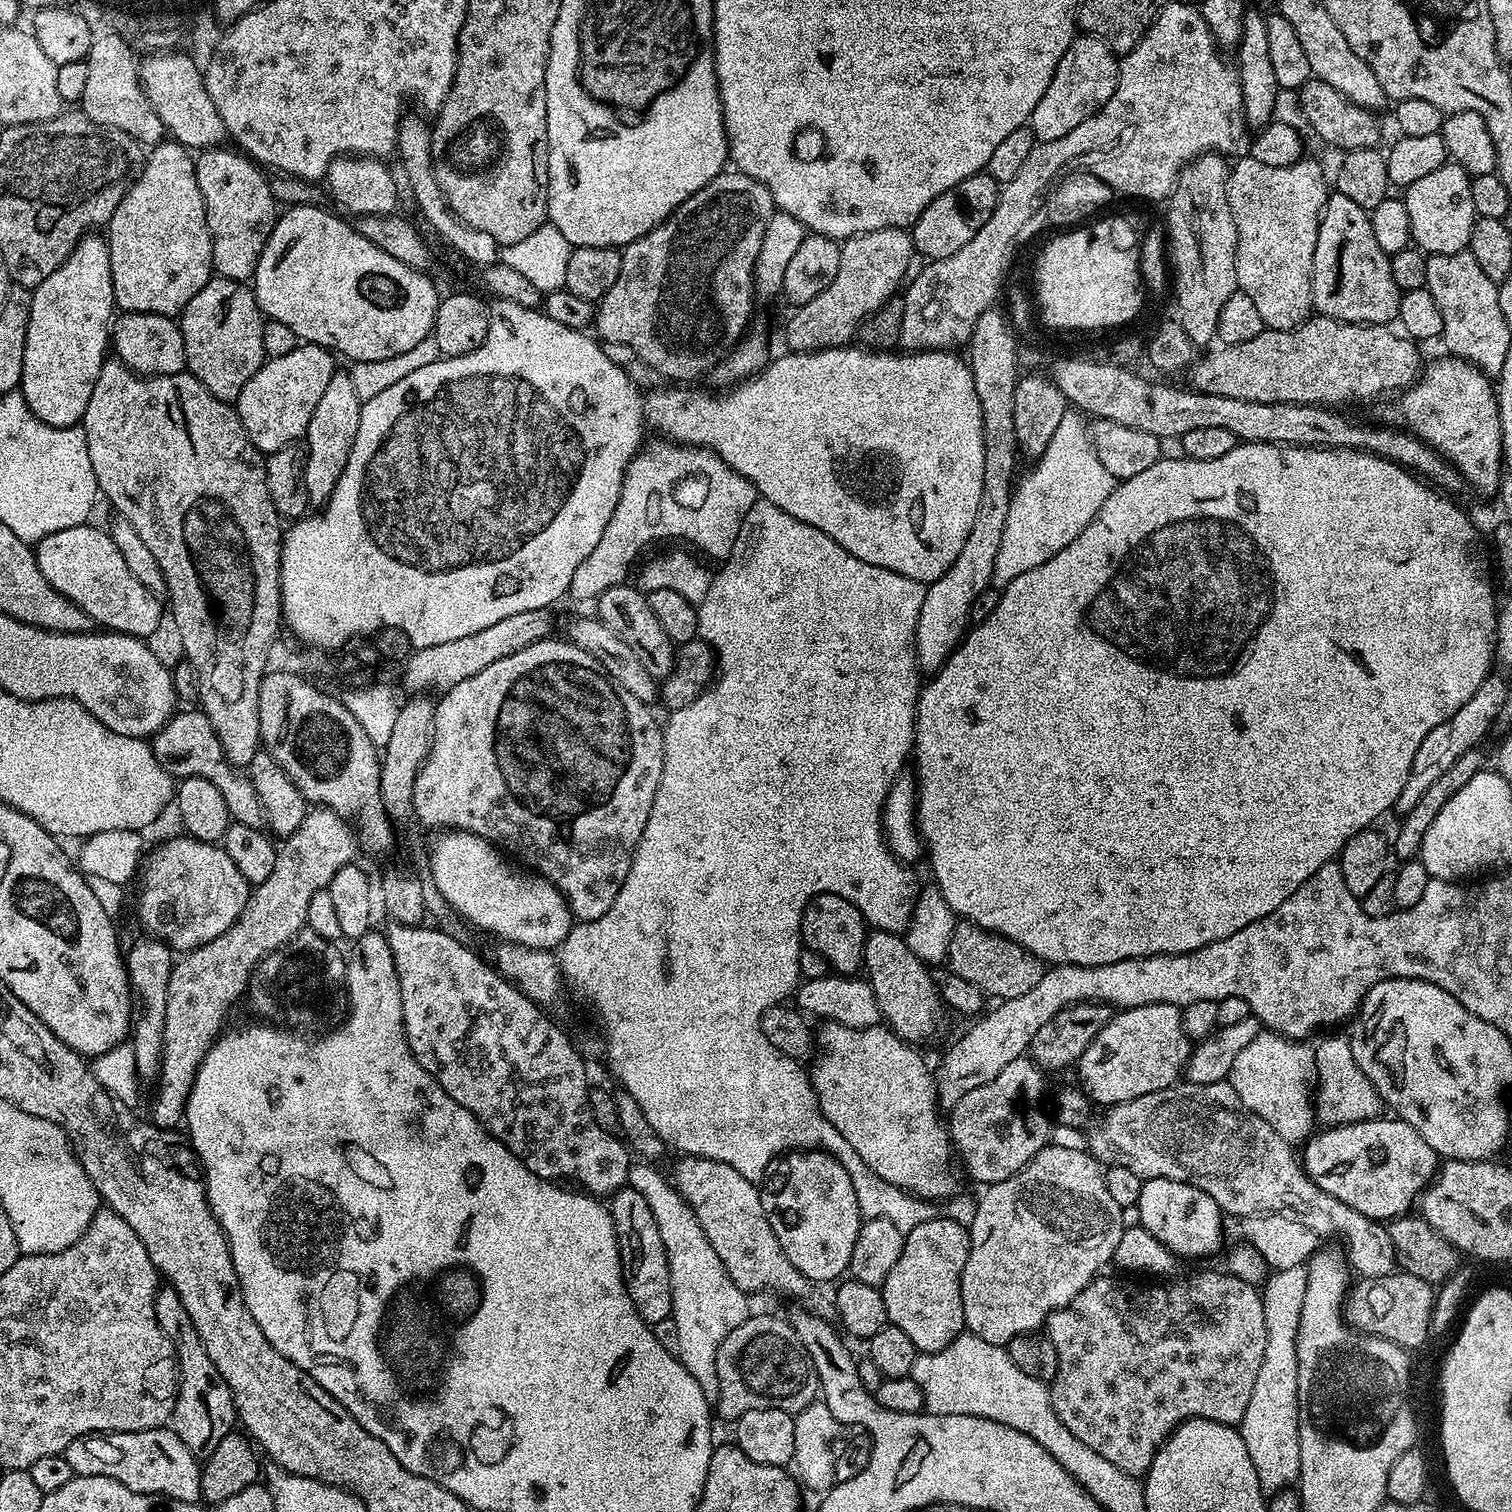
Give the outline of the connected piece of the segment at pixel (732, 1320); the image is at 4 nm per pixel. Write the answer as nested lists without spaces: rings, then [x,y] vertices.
[[[628,1176],[628,1184],[634,1190],[638,1190],[638,1194],[642,1194],[642,1198],[646,1198],[646,1203],[650,1206],[650,1214],[654,1216],[654,1222],[658,1224],[658,1234],[662,1236],[662,1246],[666,1250],[666,1258],[670,1262],[670,1282],[672,1283],[670,1320],[671,1323],[676,1323],[676,1344],[680,1347],[678,1359],[682,1366],[686,1366],[688,1373],[696,1379],[698,1386],[702,1386],[702,1394],[706,1394],[708,1401],[715,1402],[720,1393],[716,1377],[718,1350],[722,1346],[726,1334],[730,1334],[730,1330],[738,1330],[738,1326],[742,1326],[742,1322],[748,1320],[750,1315],[749,1297],[738,1286],[734,1286],[734,1282],[728,1277],[722,1266],[722,1258],[718,1258],[718,1254],[714,1254],[710,1242],[700,1240],[700,1233],[703,1232],[702,1226],[698,1221],[692,1224],[692,1219],[696,1215],[693,1213],[688,1216],[690,1206],[686,1201],[680,1204],[682,1197],[679,1192],[674,1196],[672,1193],[676,1191],[675,1188],[668,1192],[672,1184],[669,1184],[667,1188],[648,1188],[648,1176]]]

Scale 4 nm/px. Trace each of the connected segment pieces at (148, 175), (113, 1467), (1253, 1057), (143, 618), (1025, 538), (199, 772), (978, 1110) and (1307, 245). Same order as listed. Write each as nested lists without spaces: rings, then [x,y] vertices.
[[[161,142],[147,153],[144,169],[128,187],[118,210],[106,225],[110,250],[110,274],[114,278],[116,308],[121,313],[149,312],[159,316],[179,317],[186,302],[212,279],[212,235],[206,222],[202,190],[198,190],[196,162],[193,153],[184,145]]]
[[[171,1427],[141,1432],[102,1432],[79,1436],[62,1453],[78,1476],[109,1476],[122,1486],[147,1496],[197,1503],[201,1499],[201,1461]]]
[[[1270,1030],[1261,1031],[1253,1042],[1234,1060],[1228,1082],[1250,1111],[1258,1114],[1274,1127],[1283,1141],[1293,1146],[1303,1143],[1315,1129],[1315,1089],[1317,1084],[1317,1058],[1315,1047],[1305,1041],[1294,1041]]]
[[[91,523],[79,524],[66,530],[58,530],[46,538],[35,541],[34,551],[42,578],[66,598],[70,598],[101,629],[130,636],[149,638],[160,628],[166,608],[161,597],[156,596],[126,566],[118,546],[111,535]]]
[[[1070,410],[1065,414],[1054,438],[1050,438],[1050,446],[1046,446],[1040,459],[1031,465],[1032,469],[1015,481],[1010,514],[1006,514],[1006,530],[1002,530],[1002,546],[998,546],[998,558],[994,561],[991,587],[1002,590],[1014,582],[1018,574],[1026,574],[1026,570],[1050,562],[1058,550],[1066,550],[1066,546],[1090,526],[1098,510],[1102,510],[1102,502],[1110,498],[1114,487],[1112,475],[1102,466],[1084,421],[1079,411]]]
[[[177,711],[164,727],[151,737],[152,753],[156,755],[158,762],[173,778],[206,778],[214,786],[218,786],[218,790],[222,790],[222,798],[226,798],[226,810],[235,823],[263,829],[266,824],[264,807],[258,798],[258,790],[254,788],[251,775],[244,773],[243,776],[240,773],[243,771],[226,758],[222,742],[218,742],[218,734],[214,734],[214,726],[210,726],[210,718],[206,718],[204,711],[184,711],[188,712]]]
[[[1025,1054],[1014,1058],[998,1074],[998,1078],[990,1078],[986,1086],[978,1086],[978,1090],[970,1090],[958,1098],[958,1102],[950,1110],[952,1120],[947,1121],[950,1139],[955,1155],[964,1163],[968,1176],[977,1180],[980,1186],[997,1184],[1022,1170],[1038,1154],[1050,1140],[1050,1116],[1044,1113],[1040,1099],[1044,1096],[1045,1073],[1032,1061],[1031,1055]]]
[[[1245,158],[1237,164],[1231,165],[1228,174],[1228,201],[1230,210],[1234,214],[1236,223],[1236,287],[1246,294],[1246,298],[1251,298],[1258,314],[1262,314],[1262,322],[1265,329],[1277,328],[1278,330],[1290,330],[1303,324],[1309,316],[1313,315],[1312,306],[1312,267],[1314,266],[1314,246],[1318,242],[1318,226],[1320,225],[1320,214],[1324,203],[1328,201],[1330,195],[1330,184],[1324,181],[1324,176],[1320,173],[1320,168],[1309,158],[1302,158],[1290,166],[1266,166],[1262,162]]]

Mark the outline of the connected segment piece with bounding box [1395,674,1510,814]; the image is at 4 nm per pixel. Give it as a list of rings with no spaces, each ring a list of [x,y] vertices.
[[[1489,674],[1482,686],[1478,686],[1478,690],[1474,690],[1474,694],[1470,694],[1470,698],[1466,698],[1466,702],[1462,702],[1462,706],[1458,706],[1458,710],[1454,710],[1454,714],[1450,714],[1446,722],[1442,722],[1442,726],[1434,726],[1434,730],[1430,730],[1430,734],[1422,738],[1422,746],[1418,746],[1418,754],[1414,754],[1414,762],[1408,771],[1406,786],[1402,786],[1402,794],[1398,794],[1396,799],[1397,813],[1414,810],[1427,788],[1436,779],[1442,778],[1443,772],[1454,766],[1454,762],[1458,762],[1458,758],[1462,758],[1466,750],[1483,745],[1484,735],[1491,730],[1492,723],[1495,725],[1499,721],[1500,711],[1508,695],[1510,688],[1507,682],[1496,674]]]

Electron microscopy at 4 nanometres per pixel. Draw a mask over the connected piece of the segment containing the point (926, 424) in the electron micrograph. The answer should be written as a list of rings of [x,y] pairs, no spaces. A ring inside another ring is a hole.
[[[841,346],[839,348],[821,348],[819,350],[809,350],[806,352],[789,351],[788,356],[780,356],[765,364],[762,371],[757,372],[755,376],[748,377],[747,380],[729,387],[721,396],[715,396],[712,392],[695,392],[692,386],[672,386],[668,393],[661,398],[660,404],[664,407],[664,412],[660,412],[656,416],[656,424],[665,432],[667,439],[672,442],[679,442],[689,446],[698,448],[708,448],[711,452],[716,452],[722,458],[722,462],[726,462],[729,468],[732,468],[738,474],[742,474],[747,480],[756,487],[757,493],[763,499],[768,500],[774,506],[778,506],[778,510],[786,510],[786,514],[798,518],[798,522],[806,522],[810,526],[814,526],[818,530],[822,530],[822,534],[826,534],[830,538],[834,538],[834,542],[838,542],[838,546],[842,546],[842,550],[846,550],[850,554],[854,554],[854,558],[862,558],[862,562],[870,562],[870,566],[882,566],[886,570],[894,570],[894,574],[902,574],[909,582],[920,583],[920,586],[933,584],[938,578],[942,578],[942,574],[946,574],[946,570],[950,570],[950,566],[954,566],[954,558],[958,558],[962,546],[966,546],[966,537],[970,535],[971,528],[974,527],[974,517],[978,514],[978,502],[982,502],[982,473],[986,470],[986,446],[984,445],[984,434],[982,432],[982,406],[978,404],[978,390],[974,390],[974,378],[972,377],[972,369],[967,363],[964,364],[959,360],[955,351],[950,352],[909,352],[901,354],[899,351],[890,352],[873,352],[863,346]]]

